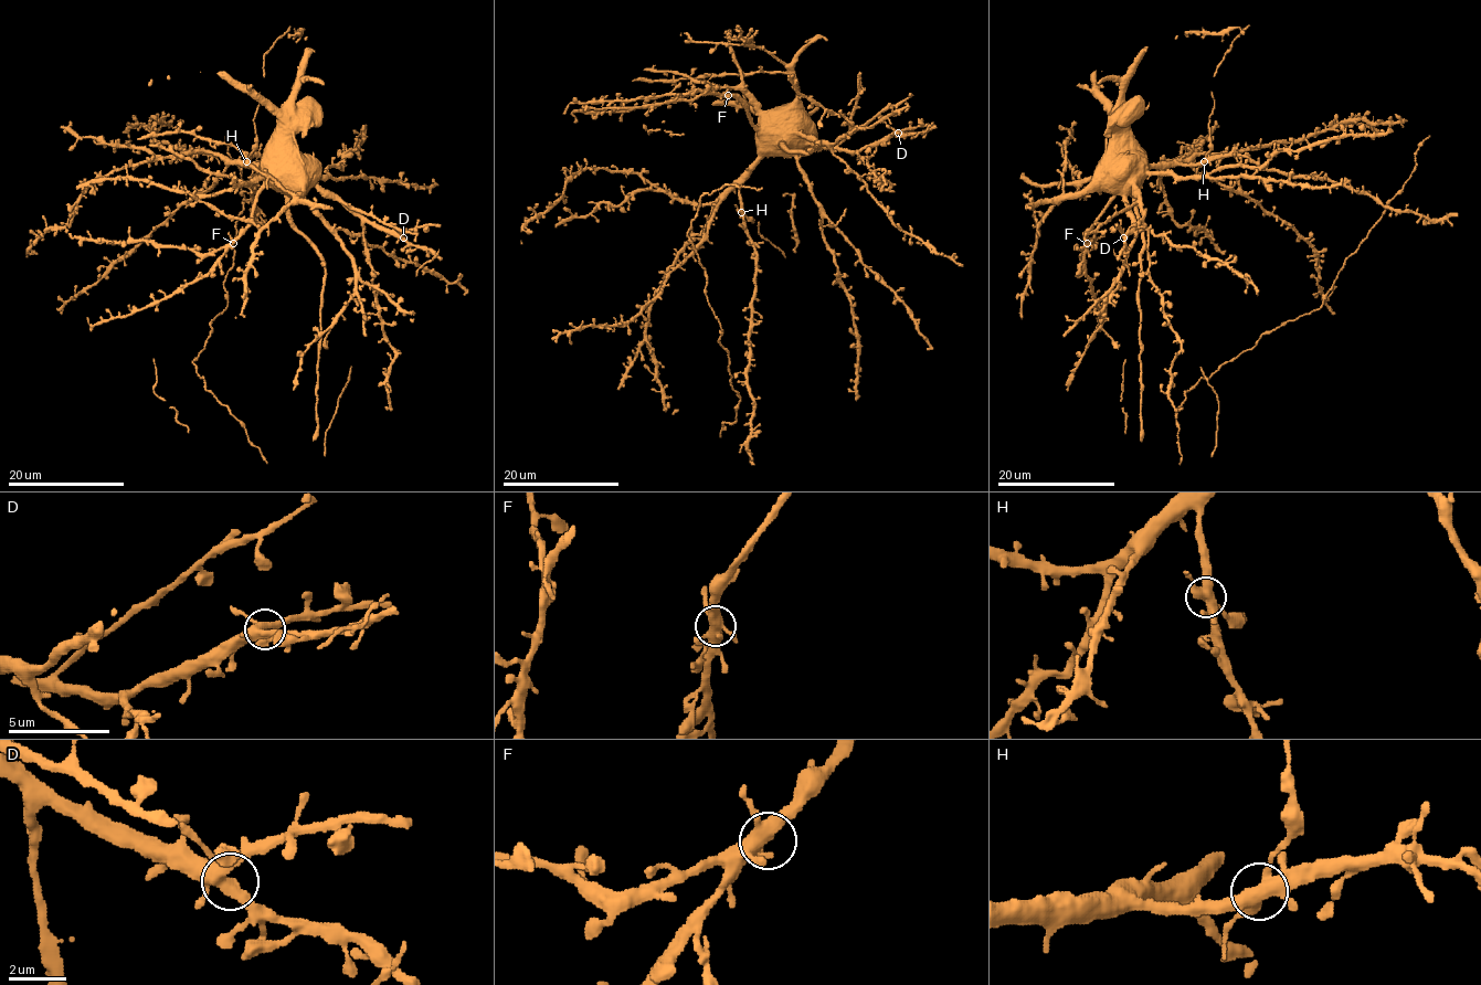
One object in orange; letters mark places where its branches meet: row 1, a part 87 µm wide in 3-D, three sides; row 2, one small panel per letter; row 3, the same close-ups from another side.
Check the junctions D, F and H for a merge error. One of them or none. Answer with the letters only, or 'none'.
none

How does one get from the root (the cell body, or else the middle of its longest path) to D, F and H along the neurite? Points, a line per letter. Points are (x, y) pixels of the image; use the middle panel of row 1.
D: (791, 120), (810, 140), (848, 151), (859, 151), (898, 133)
F: (791, 120), (767, 122), (758, 128), (747, 108), (734, 95), (728, 95)
H: (791, 120), (758, 157), (755, 166), (740, 187), (741, 212)

